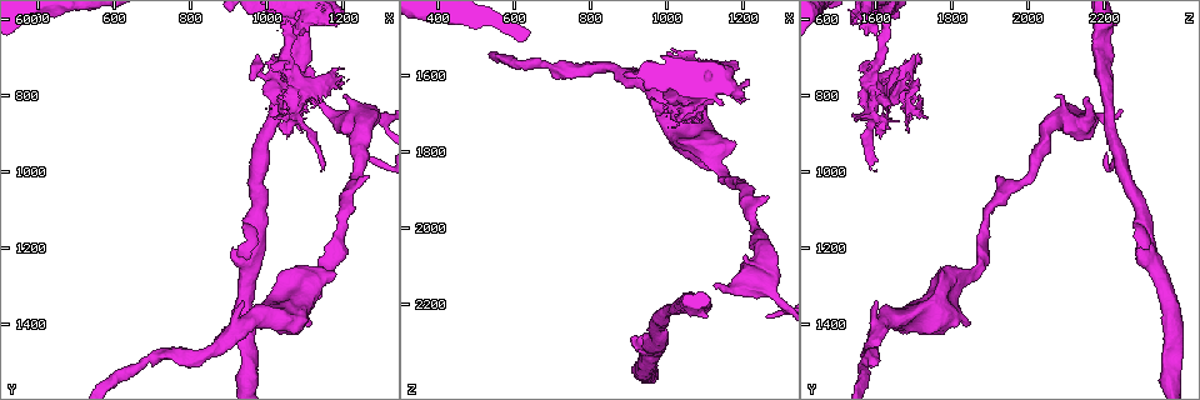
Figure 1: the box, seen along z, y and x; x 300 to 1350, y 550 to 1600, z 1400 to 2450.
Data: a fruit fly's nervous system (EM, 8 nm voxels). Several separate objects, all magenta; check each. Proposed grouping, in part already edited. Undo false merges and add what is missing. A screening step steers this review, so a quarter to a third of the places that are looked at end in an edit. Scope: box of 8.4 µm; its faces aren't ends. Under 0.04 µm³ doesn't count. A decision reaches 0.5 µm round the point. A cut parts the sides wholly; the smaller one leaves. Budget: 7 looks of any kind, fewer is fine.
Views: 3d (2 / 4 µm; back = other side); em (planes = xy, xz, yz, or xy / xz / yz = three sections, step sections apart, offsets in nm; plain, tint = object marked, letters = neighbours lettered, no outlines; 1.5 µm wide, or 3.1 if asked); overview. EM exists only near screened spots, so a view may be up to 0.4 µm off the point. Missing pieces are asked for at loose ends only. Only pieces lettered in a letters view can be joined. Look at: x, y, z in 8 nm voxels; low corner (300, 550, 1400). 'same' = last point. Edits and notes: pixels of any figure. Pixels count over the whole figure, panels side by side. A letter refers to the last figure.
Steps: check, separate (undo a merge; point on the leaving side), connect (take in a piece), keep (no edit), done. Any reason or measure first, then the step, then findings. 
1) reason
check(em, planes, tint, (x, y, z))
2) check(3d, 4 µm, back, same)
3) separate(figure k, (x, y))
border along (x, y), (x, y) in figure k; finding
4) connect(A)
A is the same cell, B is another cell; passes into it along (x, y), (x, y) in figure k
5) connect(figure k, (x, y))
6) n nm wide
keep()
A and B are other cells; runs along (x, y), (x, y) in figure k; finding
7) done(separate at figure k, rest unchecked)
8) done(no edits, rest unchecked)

tapers out
check(3d, 4 µm, (1145, 995, 1580))

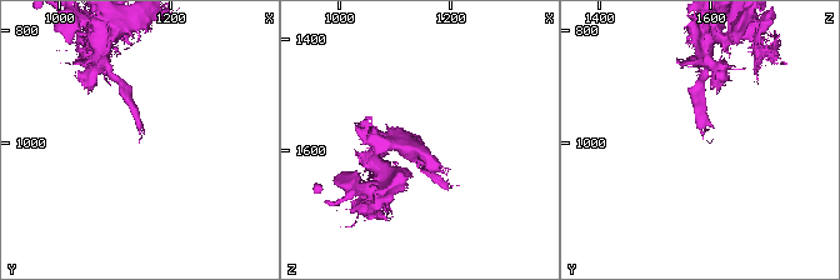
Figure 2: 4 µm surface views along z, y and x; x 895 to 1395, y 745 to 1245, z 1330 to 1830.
check(em, planes, letters, (1145, 995, 1580))

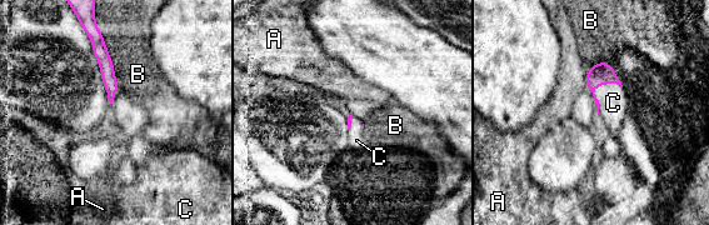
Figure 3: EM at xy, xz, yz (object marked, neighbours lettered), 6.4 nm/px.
keep()
A, B and C are other cells; runs along (99, 41), (110, 83), (110, 96) in figure 3; none of them fits

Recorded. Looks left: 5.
branch stops here
check(3d, 4 µm, (1020, 690, 1710))

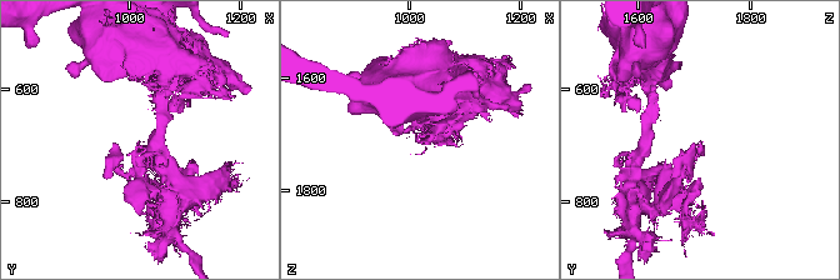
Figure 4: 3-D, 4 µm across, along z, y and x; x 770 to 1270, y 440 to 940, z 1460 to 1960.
need the tissue
check(em, xz, step 4, letters, (1020, 690, 1710))

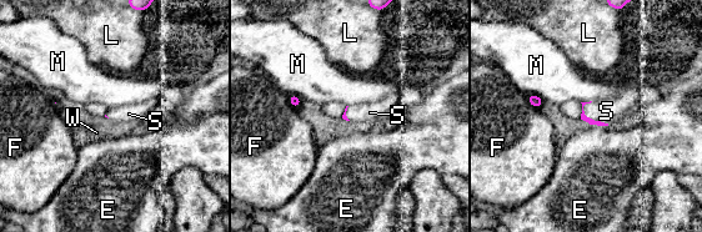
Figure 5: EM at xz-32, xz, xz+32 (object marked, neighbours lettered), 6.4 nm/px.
keep()
E, F, L, M, S and W are other cells; border along (582, 106), (587, 116), (607, 124) in figure 5; no lettered piece goes on from it

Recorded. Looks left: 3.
free end
check(em, planes, letters, (1125, 805, 2145))

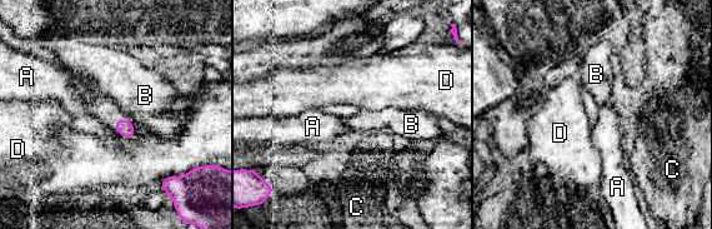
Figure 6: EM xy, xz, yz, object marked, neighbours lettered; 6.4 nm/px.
keep()
A, B, C and D are other cells; no lettered piece goes on from it

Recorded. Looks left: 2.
done(no edits, rest unchecked)

